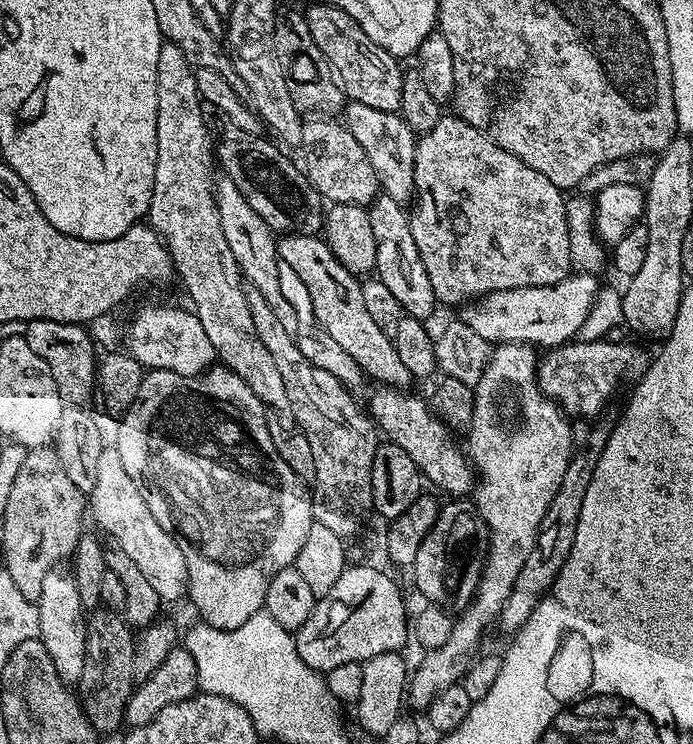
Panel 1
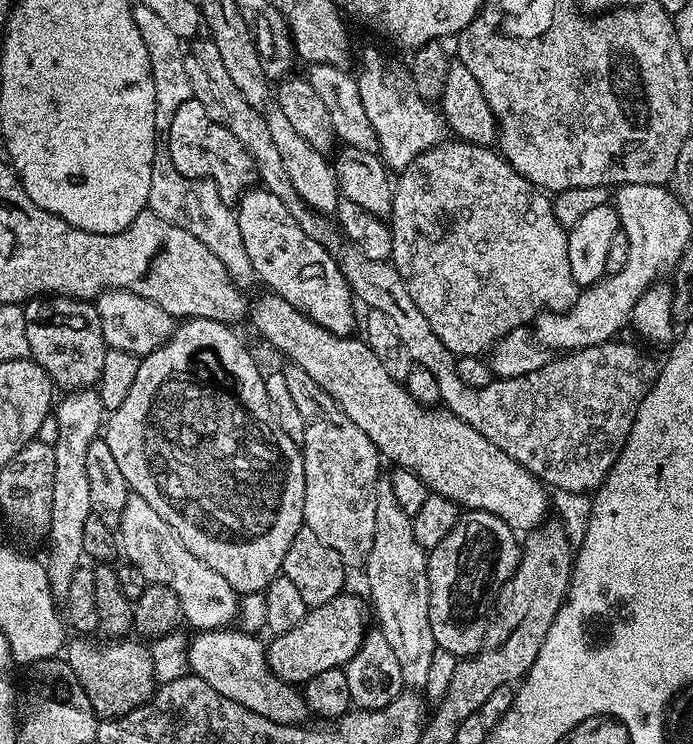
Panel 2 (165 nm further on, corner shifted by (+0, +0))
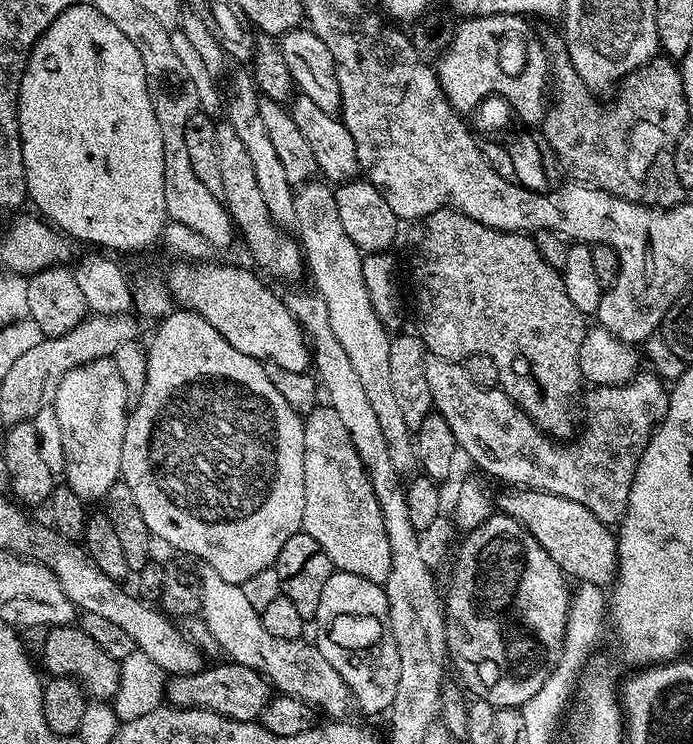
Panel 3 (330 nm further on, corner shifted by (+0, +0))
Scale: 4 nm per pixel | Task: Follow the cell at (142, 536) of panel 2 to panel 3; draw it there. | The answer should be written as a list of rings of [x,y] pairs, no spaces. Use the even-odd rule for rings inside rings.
[[[203,562],[195,565],[195,579],[200,586],[200,611],[204,616],[204,624],[216,644],[225,652],[227,659],[234,664],[250,666],[255,672],[265,677],[277,693],[286,696],[299,696],[308,704],[324,708],[328,718],[344,718],[349,715],[350,693],[346,682],[322,658],[311,643],[304,644],[303,639],[287,640],[274,638],[266,626],[262,626],[260,612],[250,606],[243,587],[234,582],[226,582],[218,570],[214,570]]]

